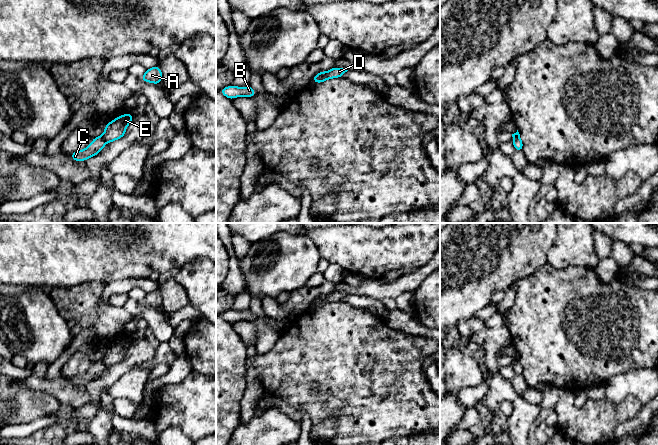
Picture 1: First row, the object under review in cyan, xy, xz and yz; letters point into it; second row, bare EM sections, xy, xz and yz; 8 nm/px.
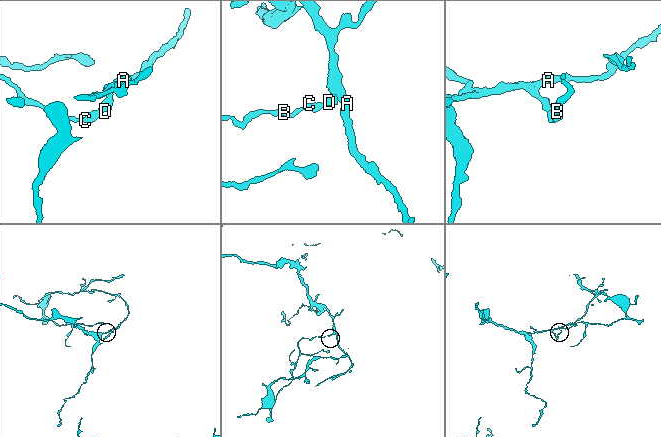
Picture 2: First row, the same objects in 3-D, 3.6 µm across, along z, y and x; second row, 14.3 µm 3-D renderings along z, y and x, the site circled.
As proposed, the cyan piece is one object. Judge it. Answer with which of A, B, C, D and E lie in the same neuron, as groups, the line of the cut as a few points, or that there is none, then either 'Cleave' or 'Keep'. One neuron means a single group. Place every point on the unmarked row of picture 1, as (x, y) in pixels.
Groups: A D E / B C. Split along xz (326, 296), (328, 302). Cleave

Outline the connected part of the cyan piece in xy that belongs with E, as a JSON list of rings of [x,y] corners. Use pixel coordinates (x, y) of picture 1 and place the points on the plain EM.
[[[125,337],[115,342],[112,346],[107,347],[102,362],[108,367],[122,362],[125,359],[126,351],[133,342],[134,340],[132,338]]]

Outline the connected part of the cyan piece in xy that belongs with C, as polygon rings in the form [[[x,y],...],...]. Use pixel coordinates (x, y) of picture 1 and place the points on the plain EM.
[[[94,361],[91,368],[83,374],[79,374],[71,377],[71,382],[74,385],[84,385],[91,382],[92,380],[97,379],[105,370],[106,365],[101,361]]]

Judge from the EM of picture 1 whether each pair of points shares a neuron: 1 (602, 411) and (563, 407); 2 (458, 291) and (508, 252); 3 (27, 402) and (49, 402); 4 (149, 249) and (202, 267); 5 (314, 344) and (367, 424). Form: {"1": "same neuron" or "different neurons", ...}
{"1": "same neuron", "2": "same neuron", "3": "same neuron", "4": "different neurons", "5": "same neuron"}

